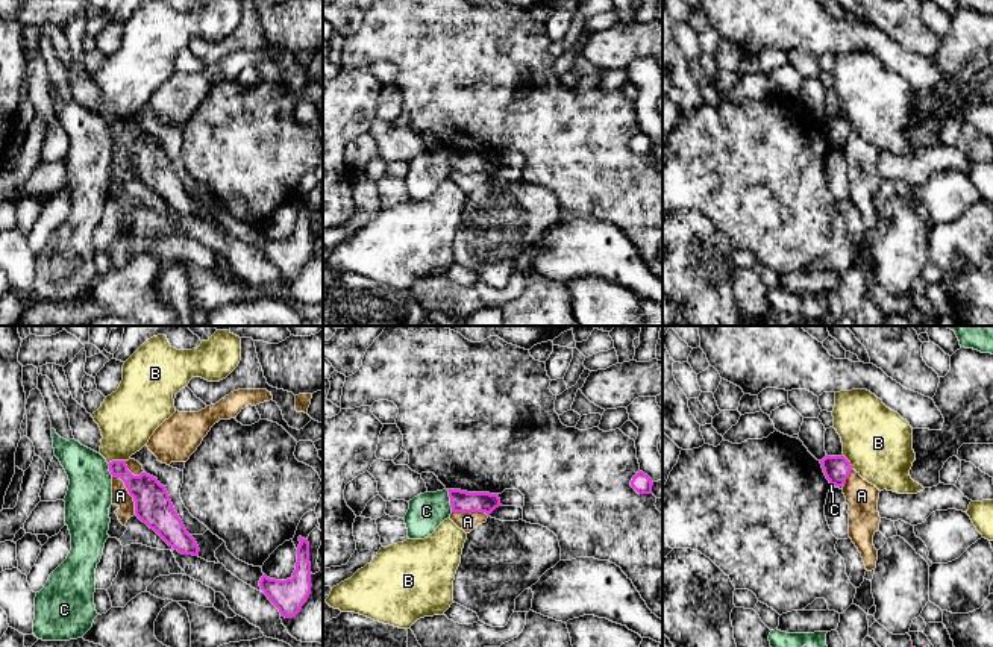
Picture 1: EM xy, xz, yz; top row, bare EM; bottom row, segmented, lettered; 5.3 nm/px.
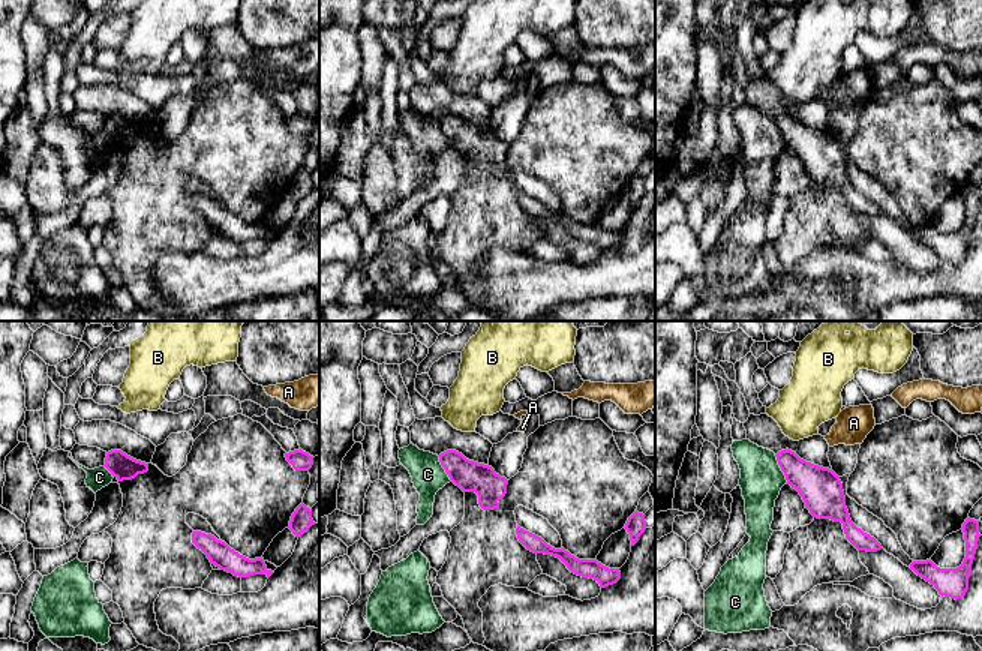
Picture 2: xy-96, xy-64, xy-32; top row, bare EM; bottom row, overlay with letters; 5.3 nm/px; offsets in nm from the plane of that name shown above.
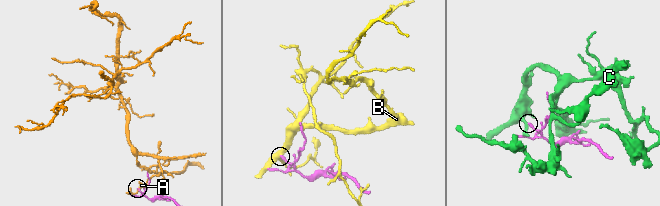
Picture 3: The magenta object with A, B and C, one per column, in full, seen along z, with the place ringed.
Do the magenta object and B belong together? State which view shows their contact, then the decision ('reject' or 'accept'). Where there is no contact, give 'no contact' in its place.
xy | reject

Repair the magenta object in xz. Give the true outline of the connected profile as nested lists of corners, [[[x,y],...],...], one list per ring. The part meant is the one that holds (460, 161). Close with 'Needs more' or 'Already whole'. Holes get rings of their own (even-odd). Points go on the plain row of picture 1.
[[[447,150],[452,173],[485,173],[490,176],[496,168],[502,167],[499,155],[467,153],[461,150]]]. Already whole

